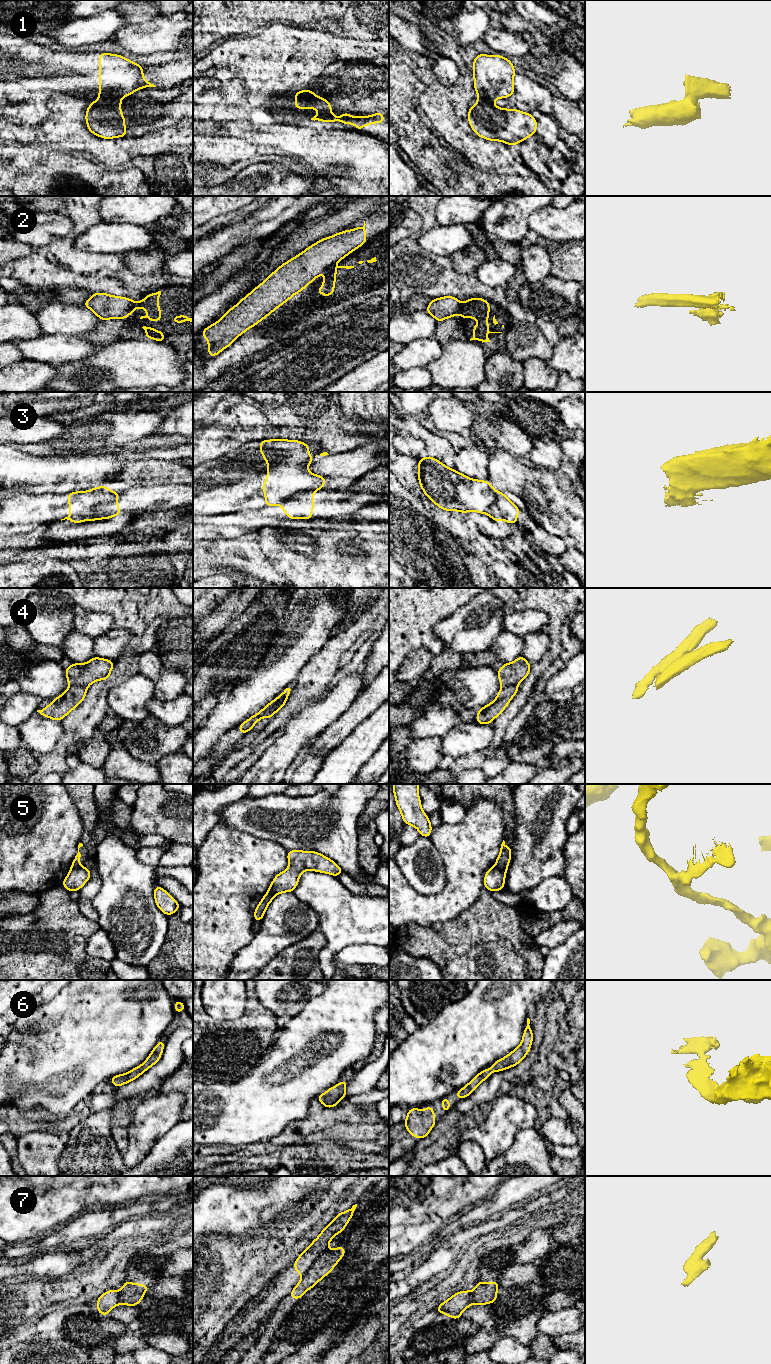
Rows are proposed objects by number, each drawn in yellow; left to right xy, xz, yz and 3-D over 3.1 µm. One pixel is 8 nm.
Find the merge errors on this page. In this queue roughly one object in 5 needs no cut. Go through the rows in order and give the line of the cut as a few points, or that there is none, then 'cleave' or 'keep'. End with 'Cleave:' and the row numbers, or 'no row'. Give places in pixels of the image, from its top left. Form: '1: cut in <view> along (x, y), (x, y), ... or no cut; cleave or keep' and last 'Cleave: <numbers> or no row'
1: cut in xy along (119, 97), (99, 99); cleave
2: cut in xy along (133, 302), (130, 311); cleave
3: cut in xy along (117, 495), (110, 501), (91, 508), (85, 514), (70, 516); cleave
4: cut in xy along (70, 685), (86, 687); cleave
5: cut in yz along (495, 866), (504, 875); cleave
6: no cut; keep
7: cut in xz along (325, 1249), (302, 1275); cleave
Cleave: 1, 2, 3, 4, 5, 7

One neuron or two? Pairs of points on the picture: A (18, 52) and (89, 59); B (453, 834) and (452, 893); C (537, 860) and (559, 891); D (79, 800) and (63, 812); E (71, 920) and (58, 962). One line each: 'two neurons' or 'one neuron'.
A: one neuron
B: one neuron
C: two neurons
D: two neurons
E: one neuron

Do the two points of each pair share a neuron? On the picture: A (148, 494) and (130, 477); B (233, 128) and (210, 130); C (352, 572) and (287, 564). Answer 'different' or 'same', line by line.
A: different
B: same
C: same

